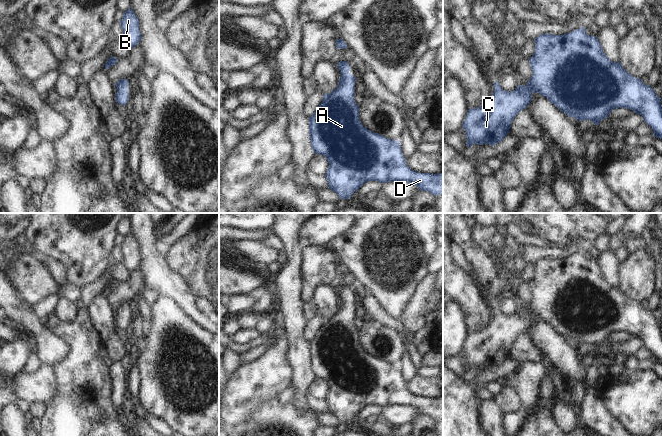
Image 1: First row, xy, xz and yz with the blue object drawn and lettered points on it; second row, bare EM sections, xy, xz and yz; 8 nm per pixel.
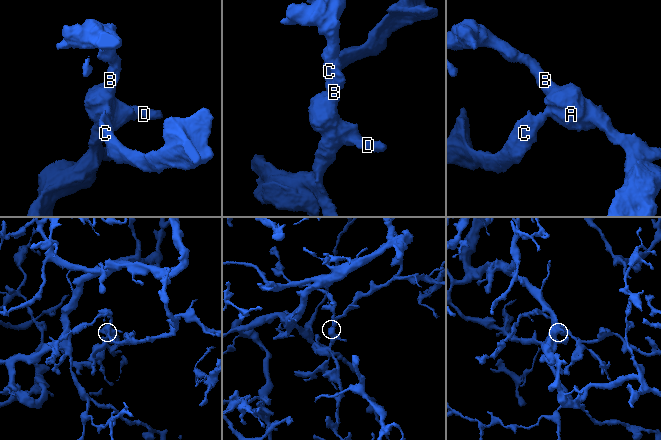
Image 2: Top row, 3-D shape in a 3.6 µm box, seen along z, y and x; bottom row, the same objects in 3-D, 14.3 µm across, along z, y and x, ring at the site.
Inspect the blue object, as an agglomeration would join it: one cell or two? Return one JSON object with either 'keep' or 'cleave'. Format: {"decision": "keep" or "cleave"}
{"decision": "keep"}

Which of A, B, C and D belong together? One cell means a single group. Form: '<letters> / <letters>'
A B C D

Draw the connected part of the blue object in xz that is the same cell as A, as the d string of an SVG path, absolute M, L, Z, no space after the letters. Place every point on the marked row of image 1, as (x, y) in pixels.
M348 62L337 64L341 76L336 89L323 95L317 110L309 117L309 136L314 153L323 155L329 167L325 178L329 189L336 192L340 199L350 199L351 195L368 181L380 183L399 181L411 183L421 191L432 195L443 195L443 173L419 173L407 166L398 140L388 139L369 131L359 119L359 106L353 96L355 80L349 71Z

